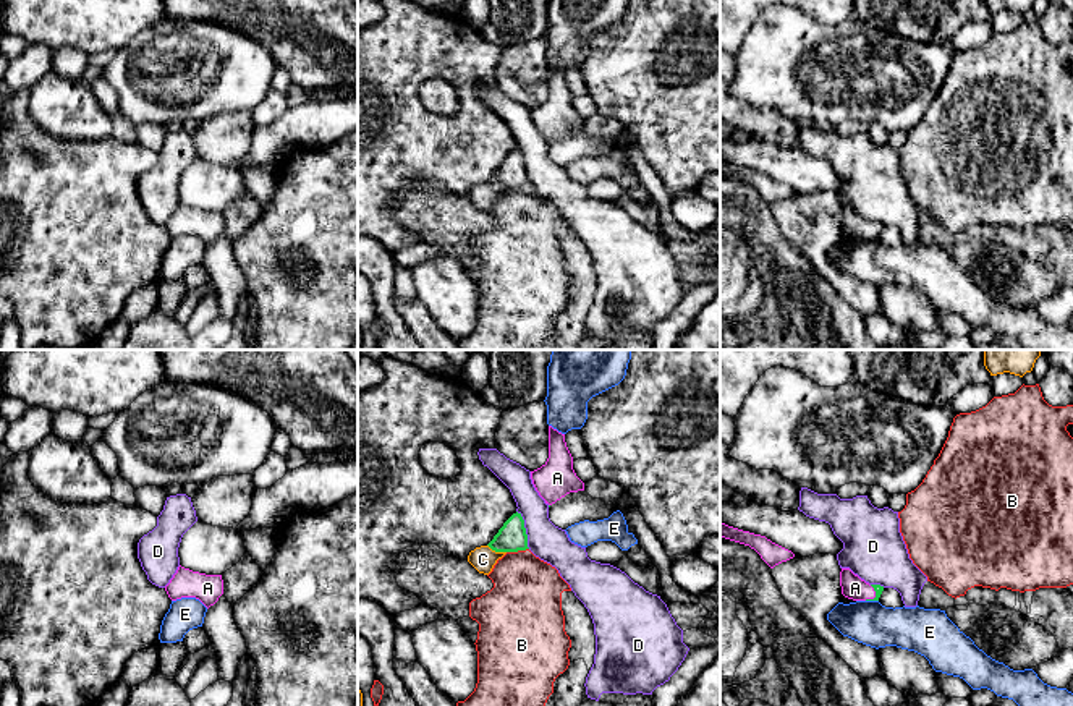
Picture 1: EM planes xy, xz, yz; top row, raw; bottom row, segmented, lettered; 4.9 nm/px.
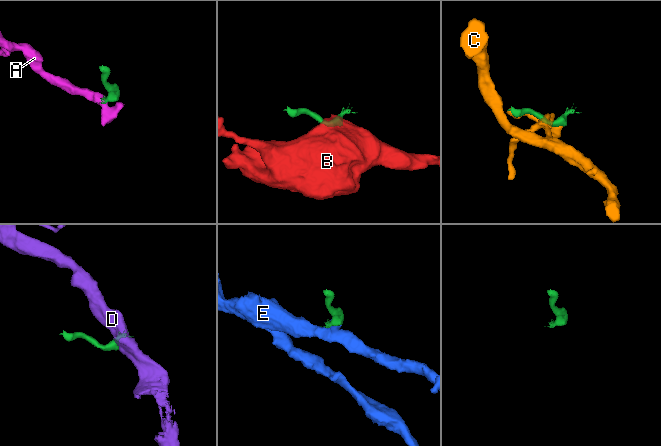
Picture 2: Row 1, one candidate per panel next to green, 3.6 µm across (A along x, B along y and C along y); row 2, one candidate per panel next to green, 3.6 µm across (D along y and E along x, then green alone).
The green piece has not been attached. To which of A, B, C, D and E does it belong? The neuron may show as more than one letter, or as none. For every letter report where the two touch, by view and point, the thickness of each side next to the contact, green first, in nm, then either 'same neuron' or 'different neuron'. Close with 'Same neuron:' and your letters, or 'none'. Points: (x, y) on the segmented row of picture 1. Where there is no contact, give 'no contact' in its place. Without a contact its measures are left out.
A: yz (876, 596) | 50/120 nm | same neuron
B: xz (517, 551) | 150/360 nm | different neuron
C: xz (497, 551) | 150/120 nm | different neuron
D: xz (525, 530) | 150/180 nm | different neuron
E: yz (873, 599) | 50/220 nm | different neuron
Same neuron: A

